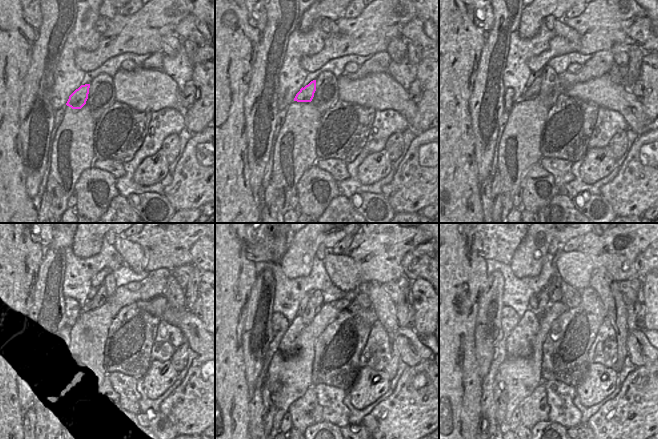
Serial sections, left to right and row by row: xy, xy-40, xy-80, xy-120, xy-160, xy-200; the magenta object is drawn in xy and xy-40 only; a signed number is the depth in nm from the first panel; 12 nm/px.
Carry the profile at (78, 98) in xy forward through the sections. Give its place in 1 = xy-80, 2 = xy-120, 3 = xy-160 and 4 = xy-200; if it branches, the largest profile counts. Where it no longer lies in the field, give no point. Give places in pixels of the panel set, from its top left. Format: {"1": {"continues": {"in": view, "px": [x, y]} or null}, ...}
{"1": {"continues": {"in": "xy-80", "px": [530, 93]}}, "2": {"continues": {"in": "xy-120", "px": [89, 306]}}, "3": {"continues": {"in": "xy-160", "px": [316, 302]}}, "4": {"continues": {"in": "xy-200", "px": [543, 298]}}}

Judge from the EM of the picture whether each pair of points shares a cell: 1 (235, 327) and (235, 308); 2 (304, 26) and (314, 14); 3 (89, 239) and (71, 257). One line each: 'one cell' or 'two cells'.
1: one cell
2: one cell
3: one cell

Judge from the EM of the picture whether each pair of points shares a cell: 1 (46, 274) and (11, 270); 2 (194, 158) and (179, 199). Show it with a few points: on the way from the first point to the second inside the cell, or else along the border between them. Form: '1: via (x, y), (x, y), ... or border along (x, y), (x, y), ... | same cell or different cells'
1: border along (43, 256), (36, 279), (28, 295) | different cells
2: via (194, 168), (194, 184), (189, 189) | same cell

